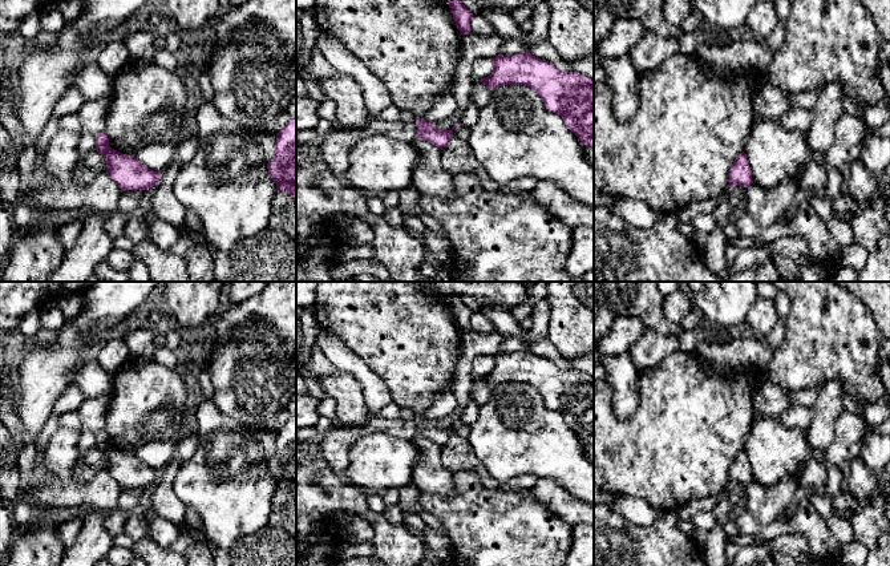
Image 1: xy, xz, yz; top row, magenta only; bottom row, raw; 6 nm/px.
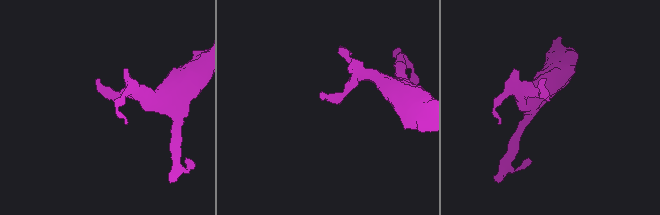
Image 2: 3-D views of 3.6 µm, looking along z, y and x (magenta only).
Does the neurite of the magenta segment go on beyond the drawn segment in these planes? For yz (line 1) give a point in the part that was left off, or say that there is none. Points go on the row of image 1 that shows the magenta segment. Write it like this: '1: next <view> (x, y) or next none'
1: next none

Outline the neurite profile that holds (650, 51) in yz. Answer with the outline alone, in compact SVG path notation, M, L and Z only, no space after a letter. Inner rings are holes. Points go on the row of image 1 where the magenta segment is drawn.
M646 31L638 43L630 49L628 56L640 76L655 70L667 58L680 52L680 43L673 37L662 37Z

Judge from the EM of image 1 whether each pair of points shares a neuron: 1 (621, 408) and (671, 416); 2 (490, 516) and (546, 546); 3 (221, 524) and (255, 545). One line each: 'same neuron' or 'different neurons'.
1: different neurons
2: same neuron
3: different neurons

